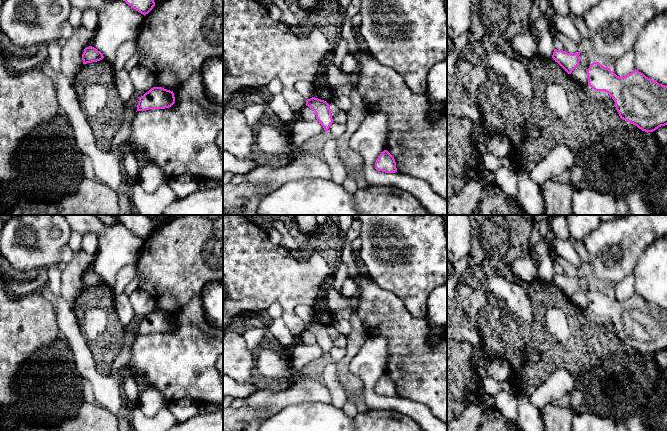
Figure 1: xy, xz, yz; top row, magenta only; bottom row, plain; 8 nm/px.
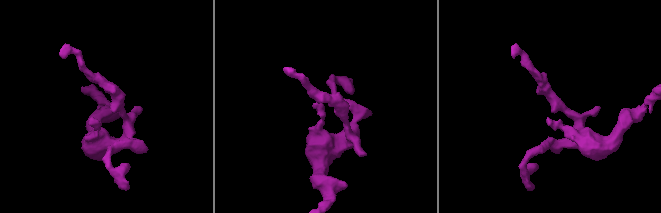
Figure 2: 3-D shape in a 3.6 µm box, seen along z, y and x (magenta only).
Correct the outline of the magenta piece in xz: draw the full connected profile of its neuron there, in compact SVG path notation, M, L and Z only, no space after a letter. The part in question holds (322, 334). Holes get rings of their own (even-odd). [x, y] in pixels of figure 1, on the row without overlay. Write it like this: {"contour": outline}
{"contour": "M312 321L306 324L306 330L312 332L315 336L316 343L323 350L325 356L327 356L333 347L330 329L324 324Z"}

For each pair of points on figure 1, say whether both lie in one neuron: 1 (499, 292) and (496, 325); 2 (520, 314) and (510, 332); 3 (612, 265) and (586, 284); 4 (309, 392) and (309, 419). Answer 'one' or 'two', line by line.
1: two
2: two
3: two
4: two

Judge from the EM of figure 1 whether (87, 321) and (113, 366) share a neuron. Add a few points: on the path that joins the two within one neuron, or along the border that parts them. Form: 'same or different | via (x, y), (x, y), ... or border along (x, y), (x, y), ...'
same | via (98, 332), (105, 339), (108, 355)

